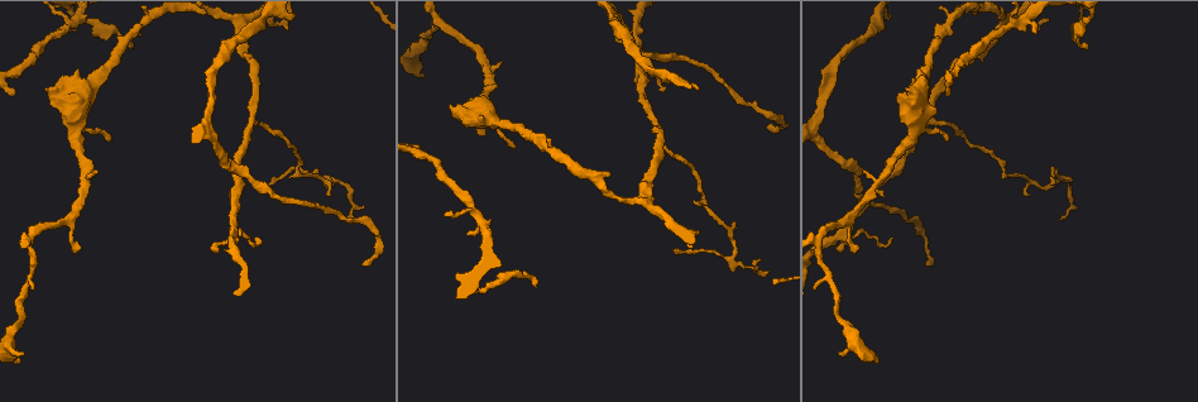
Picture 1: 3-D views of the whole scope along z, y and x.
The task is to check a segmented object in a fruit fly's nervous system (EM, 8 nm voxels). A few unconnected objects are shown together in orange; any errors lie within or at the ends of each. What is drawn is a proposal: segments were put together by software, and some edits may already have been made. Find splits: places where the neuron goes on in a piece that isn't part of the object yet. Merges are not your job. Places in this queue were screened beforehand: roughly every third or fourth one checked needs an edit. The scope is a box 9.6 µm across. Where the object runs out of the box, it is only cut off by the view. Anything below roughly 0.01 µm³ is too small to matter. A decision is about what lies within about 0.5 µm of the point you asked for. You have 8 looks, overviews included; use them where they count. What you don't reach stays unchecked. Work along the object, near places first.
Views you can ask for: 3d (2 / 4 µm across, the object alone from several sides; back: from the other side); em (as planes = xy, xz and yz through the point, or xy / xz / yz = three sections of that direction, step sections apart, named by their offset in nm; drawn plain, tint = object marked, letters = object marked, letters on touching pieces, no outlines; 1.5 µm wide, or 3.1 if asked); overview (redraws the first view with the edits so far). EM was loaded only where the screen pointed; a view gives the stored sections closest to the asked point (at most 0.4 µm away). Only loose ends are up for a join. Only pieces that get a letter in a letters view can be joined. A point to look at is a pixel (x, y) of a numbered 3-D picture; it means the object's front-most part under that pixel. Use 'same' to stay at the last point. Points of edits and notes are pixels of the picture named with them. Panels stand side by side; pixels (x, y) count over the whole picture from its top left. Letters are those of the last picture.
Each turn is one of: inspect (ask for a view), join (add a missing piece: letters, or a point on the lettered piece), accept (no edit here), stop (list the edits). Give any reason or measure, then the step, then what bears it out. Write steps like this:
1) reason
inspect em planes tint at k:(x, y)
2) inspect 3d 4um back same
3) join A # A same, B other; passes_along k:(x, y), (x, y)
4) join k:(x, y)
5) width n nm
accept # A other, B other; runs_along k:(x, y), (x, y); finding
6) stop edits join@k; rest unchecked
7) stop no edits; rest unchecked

end of a long branch
inspect em xy step 8 tint at 1:(877, 362)

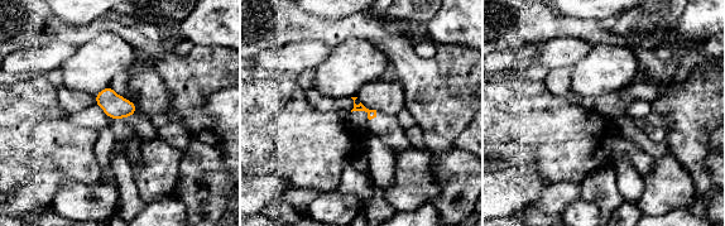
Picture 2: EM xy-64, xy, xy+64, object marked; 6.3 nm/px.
inspect em xy step 8 letters same

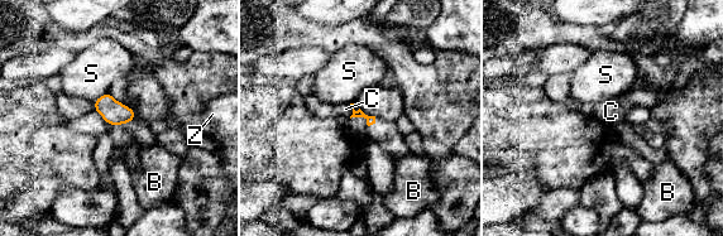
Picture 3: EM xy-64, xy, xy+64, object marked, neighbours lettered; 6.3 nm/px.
longest_contact S 130 nm
accept # B other, C other, S other, Z other; none of them fits

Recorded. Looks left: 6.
long arm stops here
inspect 3d 2um back at 1:(768, 126)

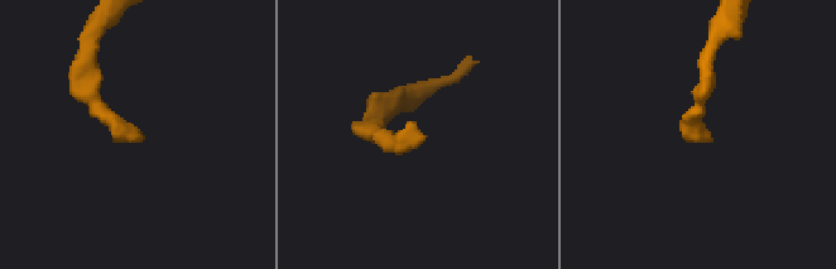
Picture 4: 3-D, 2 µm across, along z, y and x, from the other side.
shape alone is not enough
inspect em xz step 8 tint at 4:(709, 142)

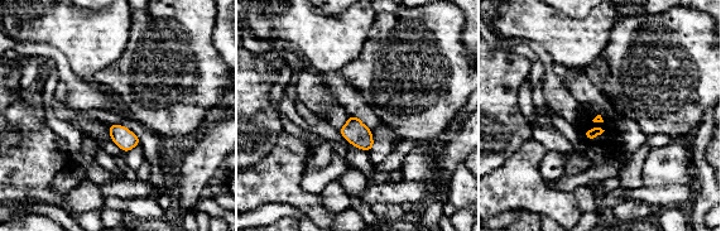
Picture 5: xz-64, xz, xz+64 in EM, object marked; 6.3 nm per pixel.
inspect em planes letters same

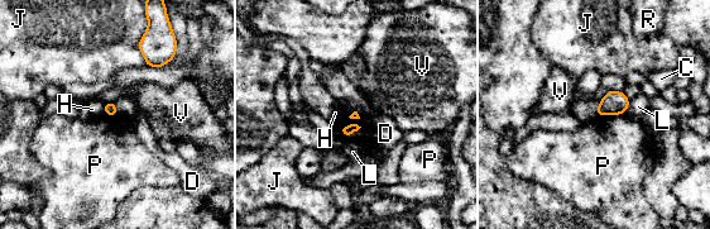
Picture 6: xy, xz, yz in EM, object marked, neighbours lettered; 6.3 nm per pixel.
accept # C other, D other, H other, J other, L other, P other, R other, V other; border 6:(361, 127), (346, 124), (337, 130); no lettered piece goes on from it

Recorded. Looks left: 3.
an open end
inspect em planes letters at 1:(77, 253)

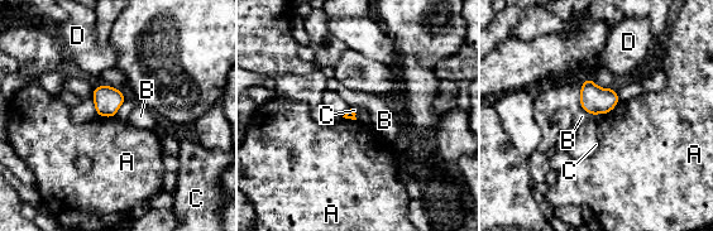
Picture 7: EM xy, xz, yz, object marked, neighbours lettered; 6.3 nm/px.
accept # A other, B other, C other, D other; no lettered piece goes on from it

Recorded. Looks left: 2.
stop no edits; rest unchecked

